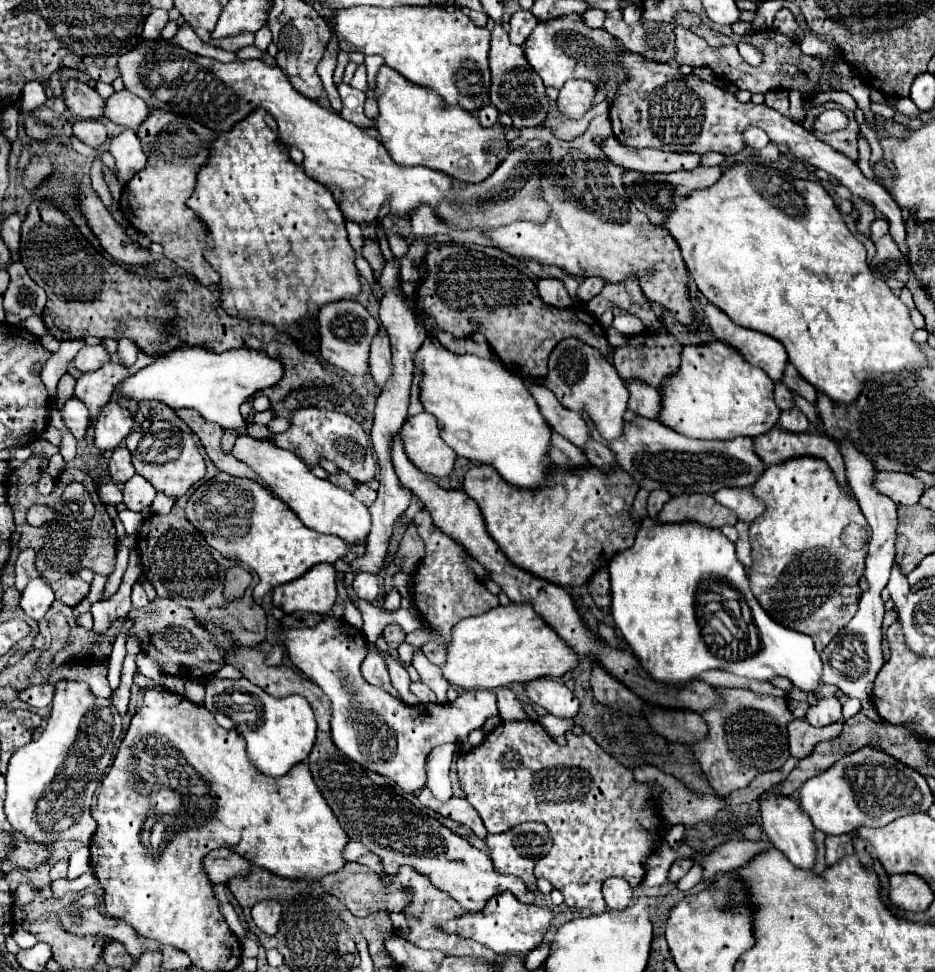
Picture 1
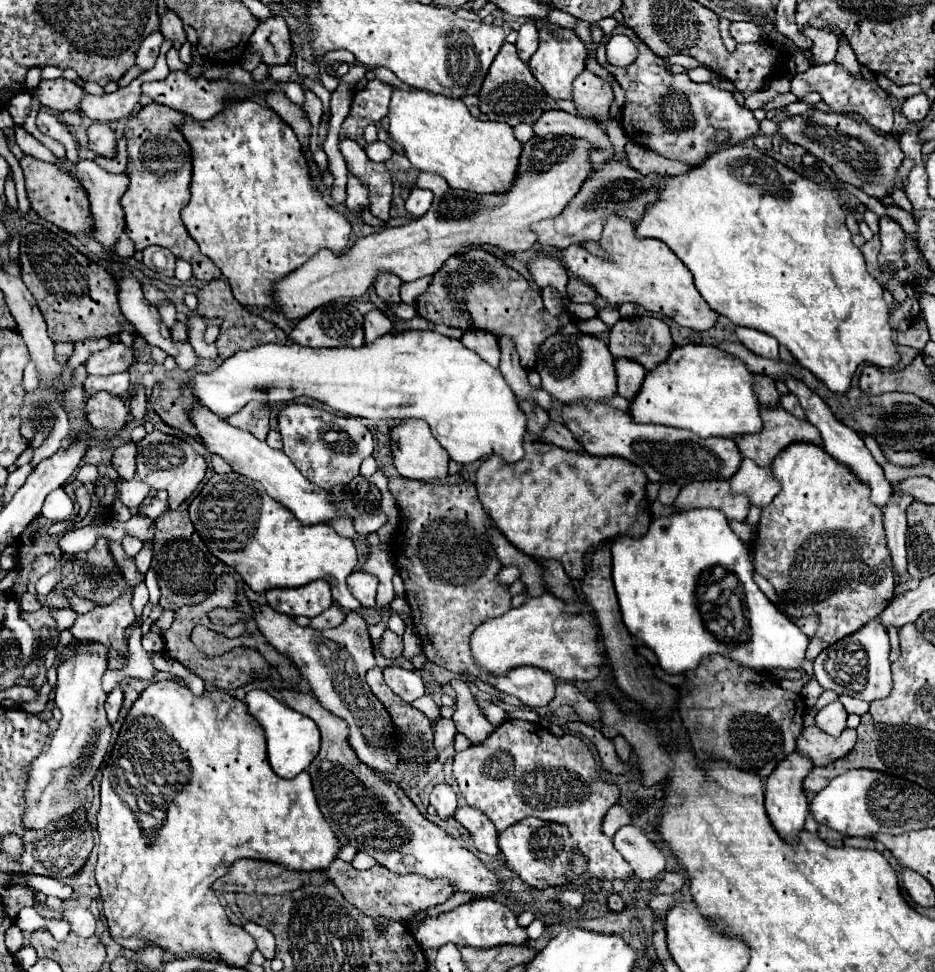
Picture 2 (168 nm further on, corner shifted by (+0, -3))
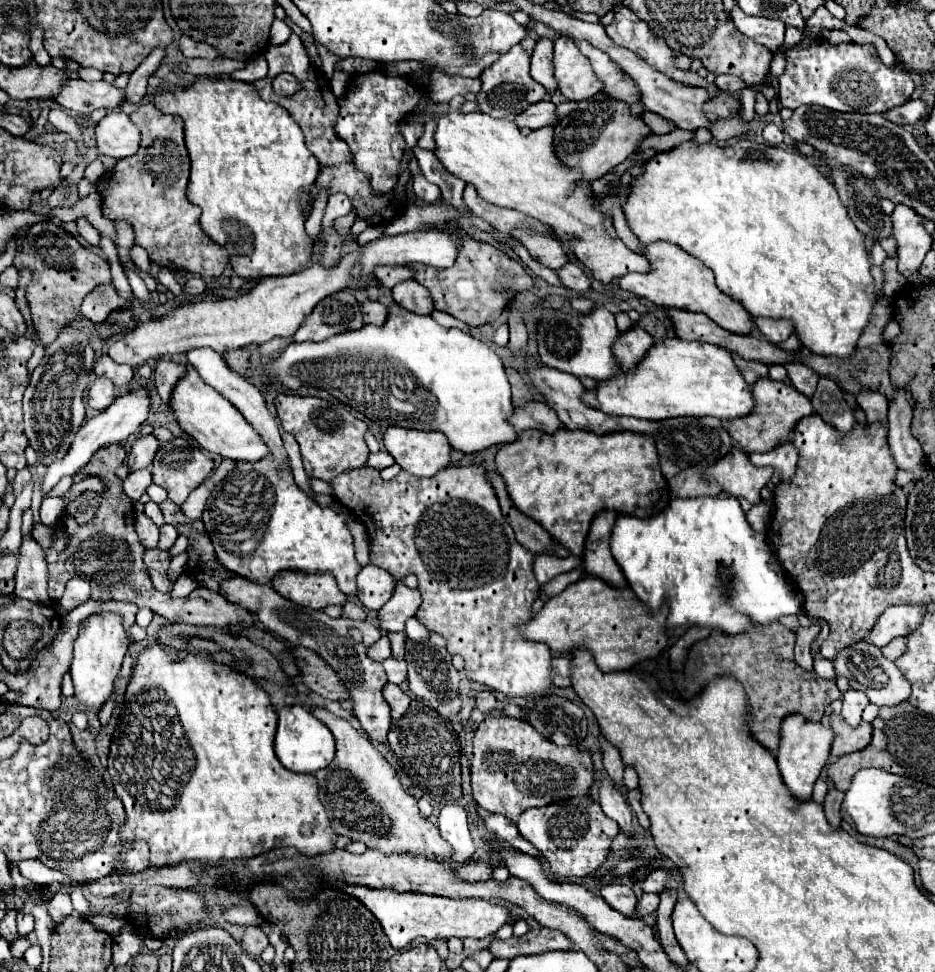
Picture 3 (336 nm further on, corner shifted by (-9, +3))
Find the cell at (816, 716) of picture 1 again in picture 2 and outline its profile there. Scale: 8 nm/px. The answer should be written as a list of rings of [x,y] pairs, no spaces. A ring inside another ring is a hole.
[[[839,700],[827,704],[825,708],[817,710],[817,714],[815,714],[817,728],[821,728],[823,732],[827,732],[831,736],[839,736],[845,730],[845,722],[847,722],[847,712]]]

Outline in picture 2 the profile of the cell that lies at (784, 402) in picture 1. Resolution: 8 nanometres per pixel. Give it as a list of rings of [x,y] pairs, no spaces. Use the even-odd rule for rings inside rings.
[[[755,376],[755,392],[759,396],[759,402],[765,408],[775,408],[781,400],[781,396],[775,388],[775,380],[771,376]]]

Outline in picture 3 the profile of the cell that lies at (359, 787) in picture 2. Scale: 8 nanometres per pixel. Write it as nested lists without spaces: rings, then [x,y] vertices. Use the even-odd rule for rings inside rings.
[[[314,708],[312,714],[330,728],[336,740],[336,756],[332,764],[314,774],[318,780],[320,802],[328,812],[334,832],[350,840],[360,840],[368,848],[384,854],[412,852],[426,854],[438,862],[450,860],[452,848],[440,836],[438,828],[420,816],[416,798],[406,792],[396,770],[384,760],[384,756],[362,738],[348,720],[338,718],[326,708]]]

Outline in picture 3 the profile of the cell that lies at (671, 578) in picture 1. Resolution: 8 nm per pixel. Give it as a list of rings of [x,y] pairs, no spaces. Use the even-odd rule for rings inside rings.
[[[696,496],[696,498],[674,498],[670,502],[670,506],[656,514],[656,518],[636,518],[636,516],[626,516],[626,514],[618,514],[616,524],[612,528],[612,538],[610,538],[610,548],[612,548],[612,556],[618,562],[618,566],[622,568],[628,584],[632,586],[632,590],[636,592],[636,596],[646,602],[650,608],[660,608],[664,602],[670,606],[670,614],[668,614],[668,626],[684,626],[684,624],[700,624],[700,626],[712,626],[712,628],[720,628],[728,634],[738,634],[744,632],[748,628],[752,628],[754,624],[758,626],[768,626],[774,620],[780,620],[782,616],[788,614],[800,614],[802,606],[804,606],[804,596],[800,594],[800,590],[796,590],[796,586],[790,582],[790,578],[786,576],[786,572],[782,570],[776,554],[772,554],[770,544],[766,542],[764,534],[758,534],[752,530],[752,526],[746,522],[746,516],[740,508],[740,502],[736,498],[714,498],[714,496]]]

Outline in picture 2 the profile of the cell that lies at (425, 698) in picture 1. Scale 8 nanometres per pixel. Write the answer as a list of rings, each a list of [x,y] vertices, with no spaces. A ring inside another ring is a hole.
[[[387,666],[387,668],[383,668],[383,674],[385,674],[387,686],[405,702],[415,702],[417,698],[421,698],[425,694],[421,678],[411,670]]]

